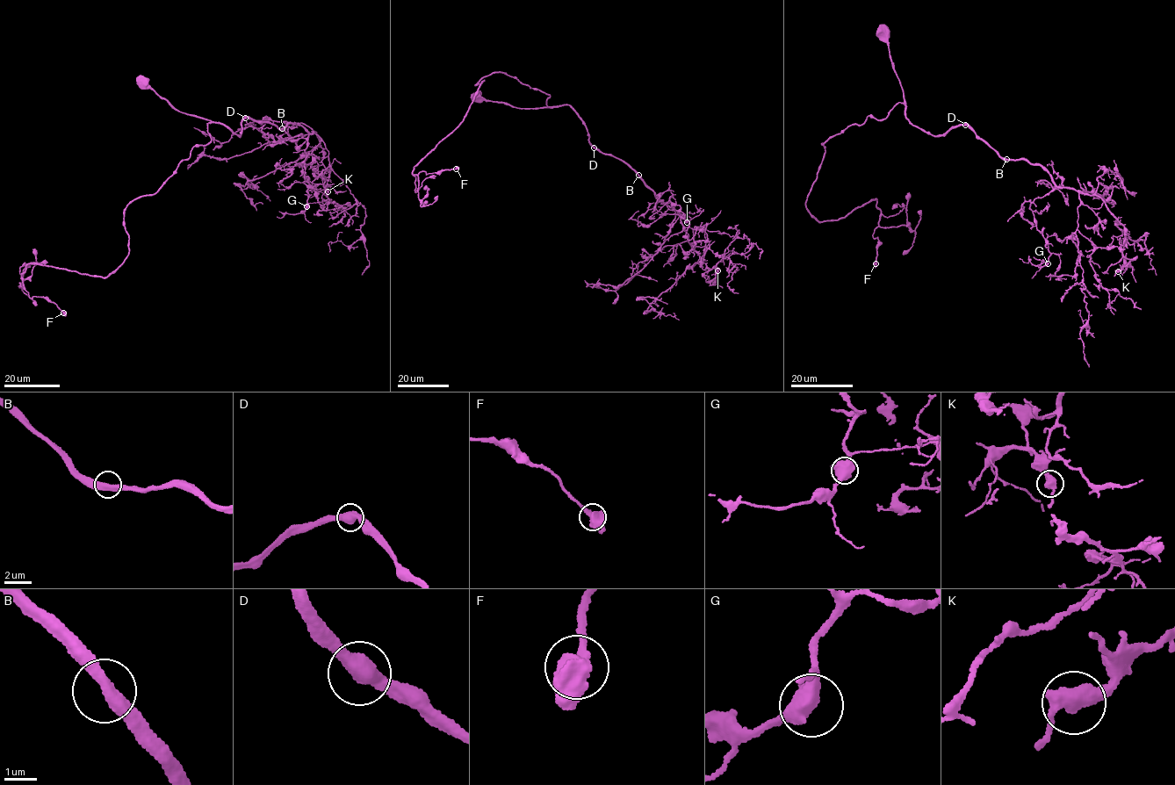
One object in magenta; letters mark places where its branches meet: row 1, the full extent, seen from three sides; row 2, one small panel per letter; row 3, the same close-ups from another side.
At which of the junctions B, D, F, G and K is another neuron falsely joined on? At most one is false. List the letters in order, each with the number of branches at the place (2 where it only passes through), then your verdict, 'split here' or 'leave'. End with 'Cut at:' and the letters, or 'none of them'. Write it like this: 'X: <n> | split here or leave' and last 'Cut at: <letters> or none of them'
B: 2 | leave
D: 2 | leave
F: 2 | leave
G: 2 | leave
K: 2 | leave
Cut at: none of them

